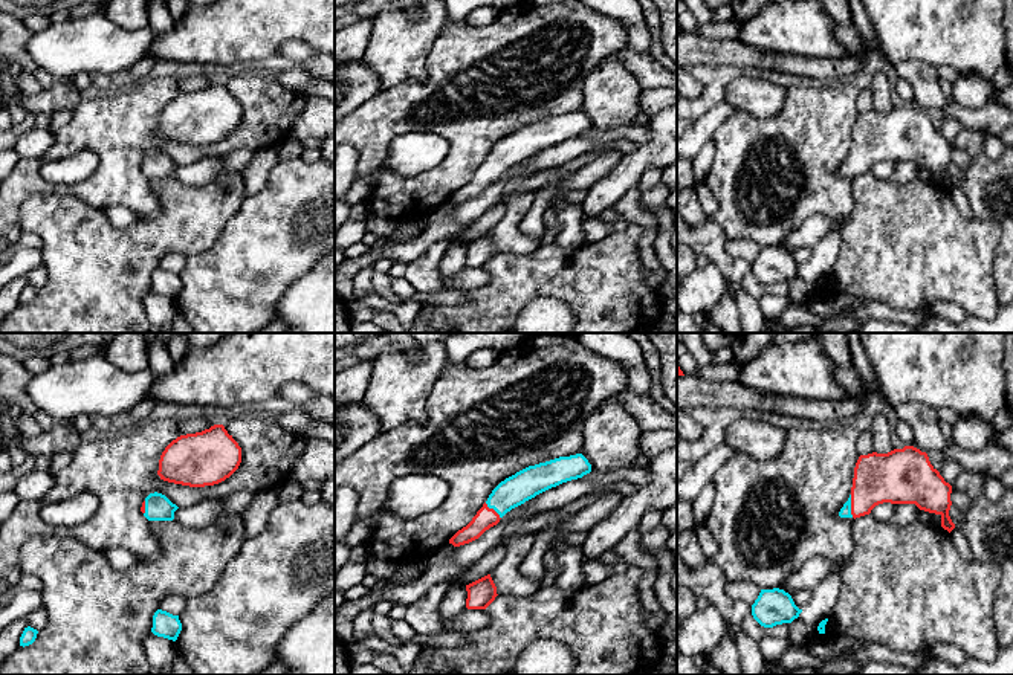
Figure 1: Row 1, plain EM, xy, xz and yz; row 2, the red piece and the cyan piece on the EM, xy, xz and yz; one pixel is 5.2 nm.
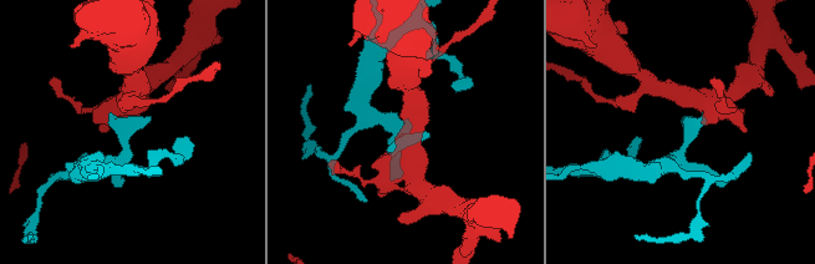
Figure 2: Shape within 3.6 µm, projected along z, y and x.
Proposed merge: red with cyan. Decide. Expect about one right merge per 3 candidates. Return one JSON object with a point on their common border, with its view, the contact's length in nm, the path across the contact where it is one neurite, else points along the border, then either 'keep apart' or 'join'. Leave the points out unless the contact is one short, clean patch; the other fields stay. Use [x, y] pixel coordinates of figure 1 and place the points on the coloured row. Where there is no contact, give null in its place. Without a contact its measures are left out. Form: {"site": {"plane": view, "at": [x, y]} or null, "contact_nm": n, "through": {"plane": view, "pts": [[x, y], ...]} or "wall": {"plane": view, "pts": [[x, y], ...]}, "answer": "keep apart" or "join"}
{"site": {"plane": "yz", "at": [851, 506]}, "contact_nm": 120, "through": {"plane": "yz", "pts": [[879, 478], [851, 506], [845, 512]]}, "answer": "join"}

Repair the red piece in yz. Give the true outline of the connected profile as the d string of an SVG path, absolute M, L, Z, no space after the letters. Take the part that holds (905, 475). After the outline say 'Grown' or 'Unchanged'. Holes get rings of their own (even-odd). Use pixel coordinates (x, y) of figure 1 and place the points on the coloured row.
M914 446L888 454L860 455L851 495L839 512L840 518L860 518L883 502L915 504L920 510L941 516L941 527L955 528L949 516L952 486L930 464L926 452Z. Grown

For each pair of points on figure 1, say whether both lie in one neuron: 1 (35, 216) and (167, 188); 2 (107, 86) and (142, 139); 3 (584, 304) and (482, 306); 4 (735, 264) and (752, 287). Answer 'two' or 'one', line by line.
1: one
2: two
3: one
4: two

